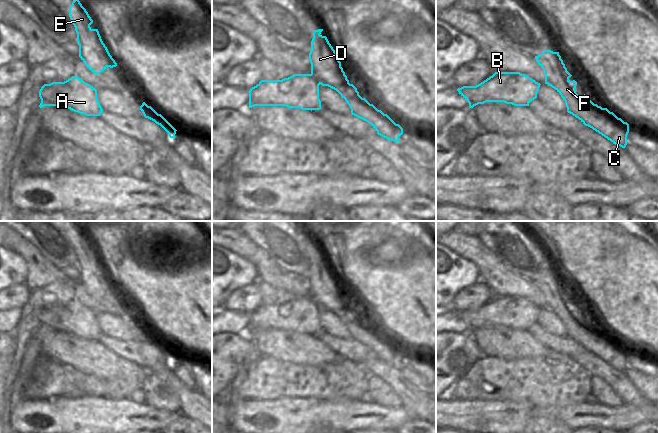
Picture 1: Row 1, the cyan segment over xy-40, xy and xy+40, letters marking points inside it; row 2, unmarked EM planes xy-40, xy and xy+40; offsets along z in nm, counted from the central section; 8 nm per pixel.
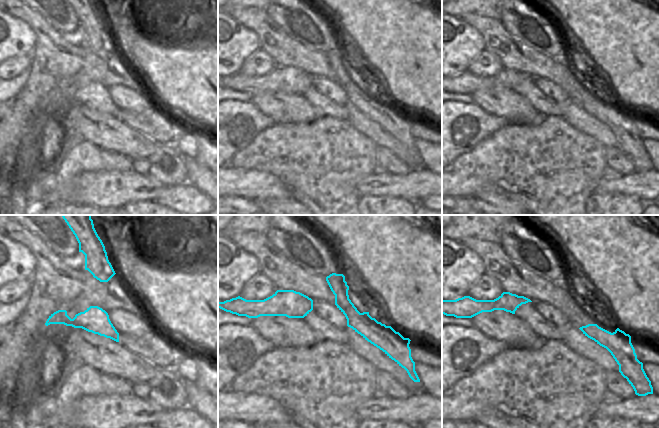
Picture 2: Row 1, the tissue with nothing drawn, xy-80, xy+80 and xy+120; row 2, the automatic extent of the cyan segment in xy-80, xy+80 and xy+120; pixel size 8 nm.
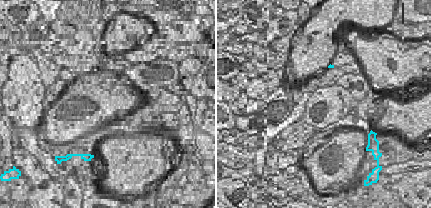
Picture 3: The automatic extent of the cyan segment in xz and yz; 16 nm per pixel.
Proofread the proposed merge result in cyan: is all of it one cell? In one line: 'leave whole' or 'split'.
split

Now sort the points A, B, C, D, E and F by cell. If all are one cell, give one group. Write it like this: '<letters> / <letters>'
A B / C D E F

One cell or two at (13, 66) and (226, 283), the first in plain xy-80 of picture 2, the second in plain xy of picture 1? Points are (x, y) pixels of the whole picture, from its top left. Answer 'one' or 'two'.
two

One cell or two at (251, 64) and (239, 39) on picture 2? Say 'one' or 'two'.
two

